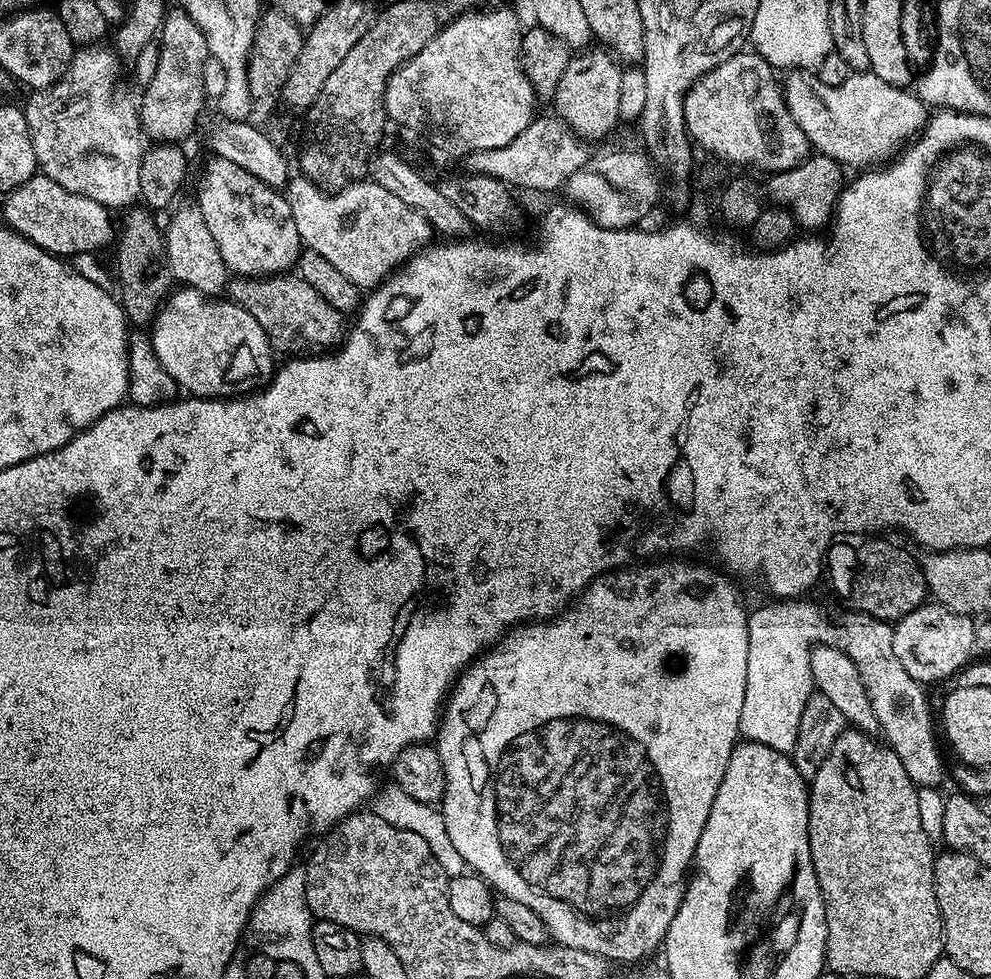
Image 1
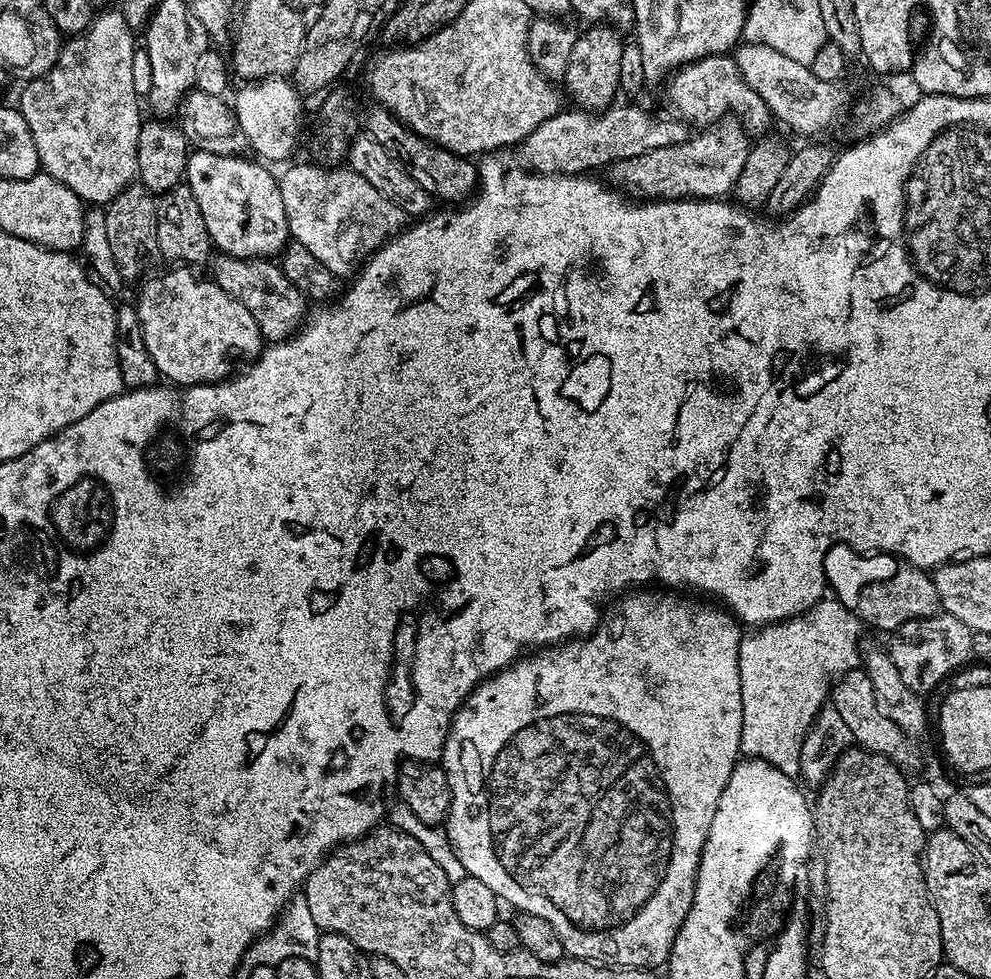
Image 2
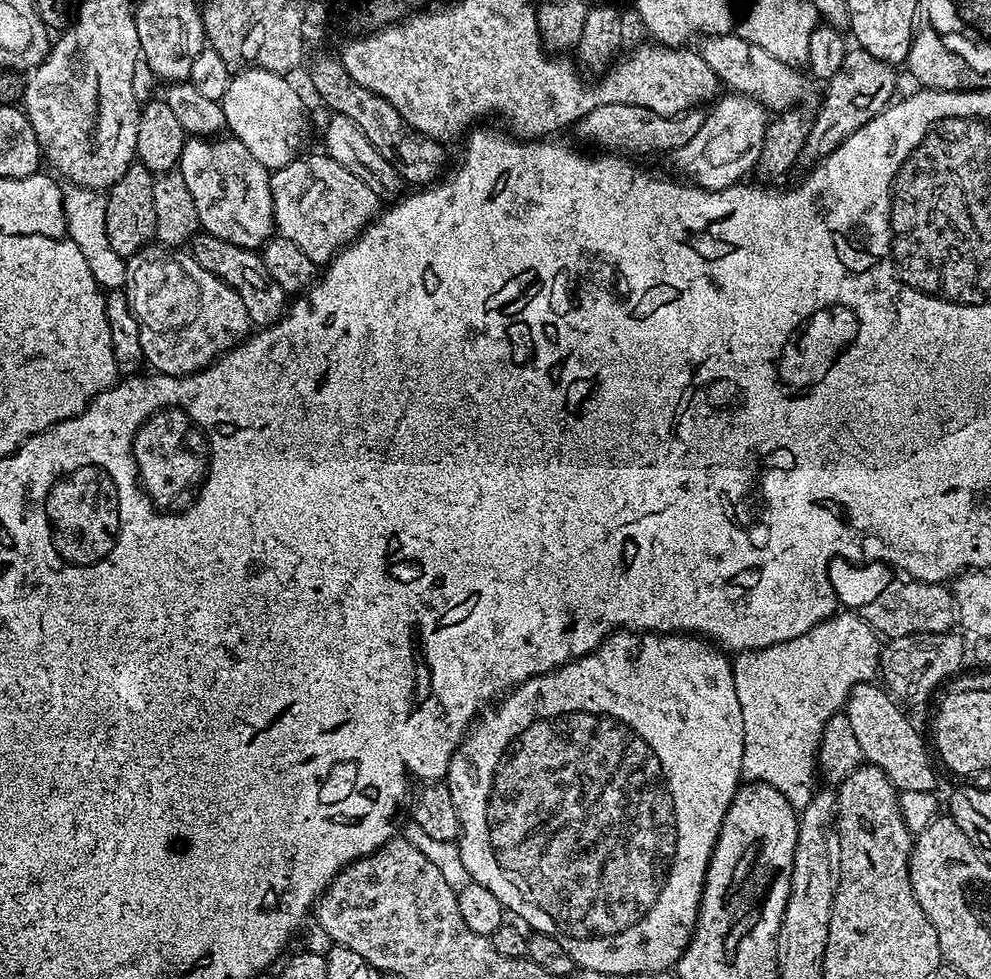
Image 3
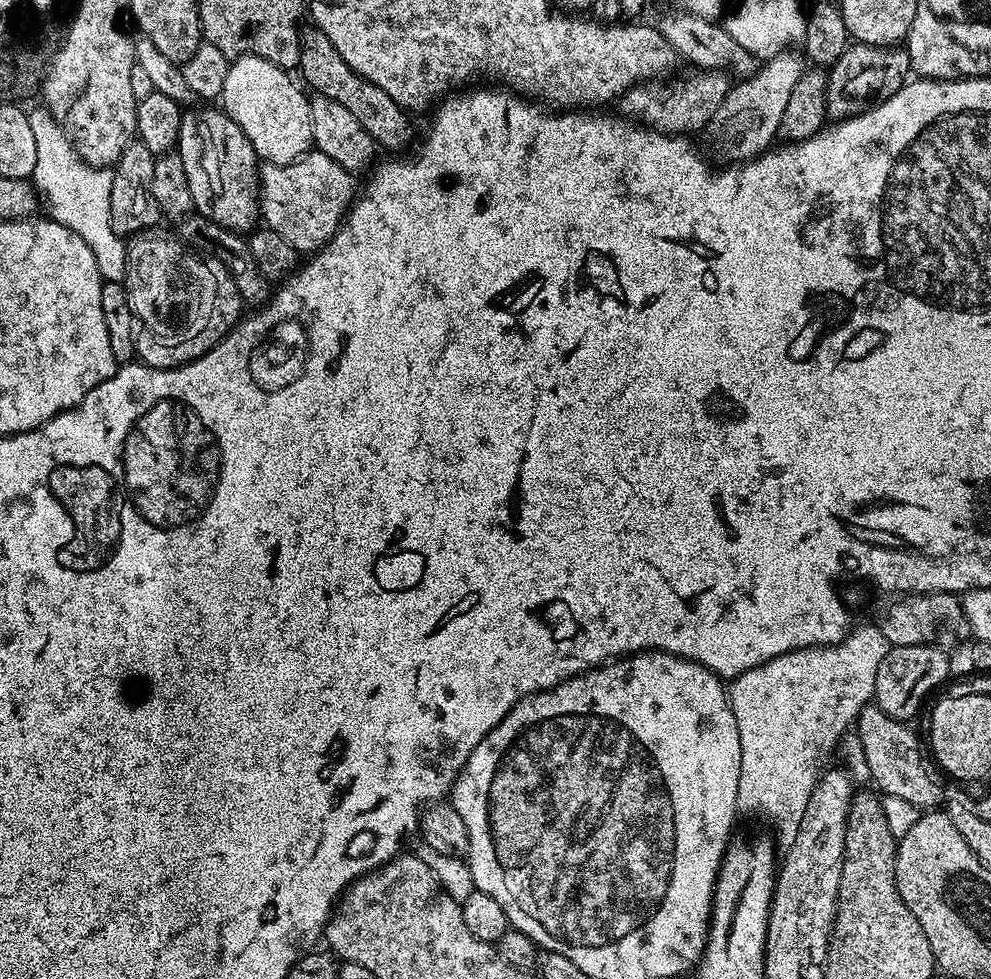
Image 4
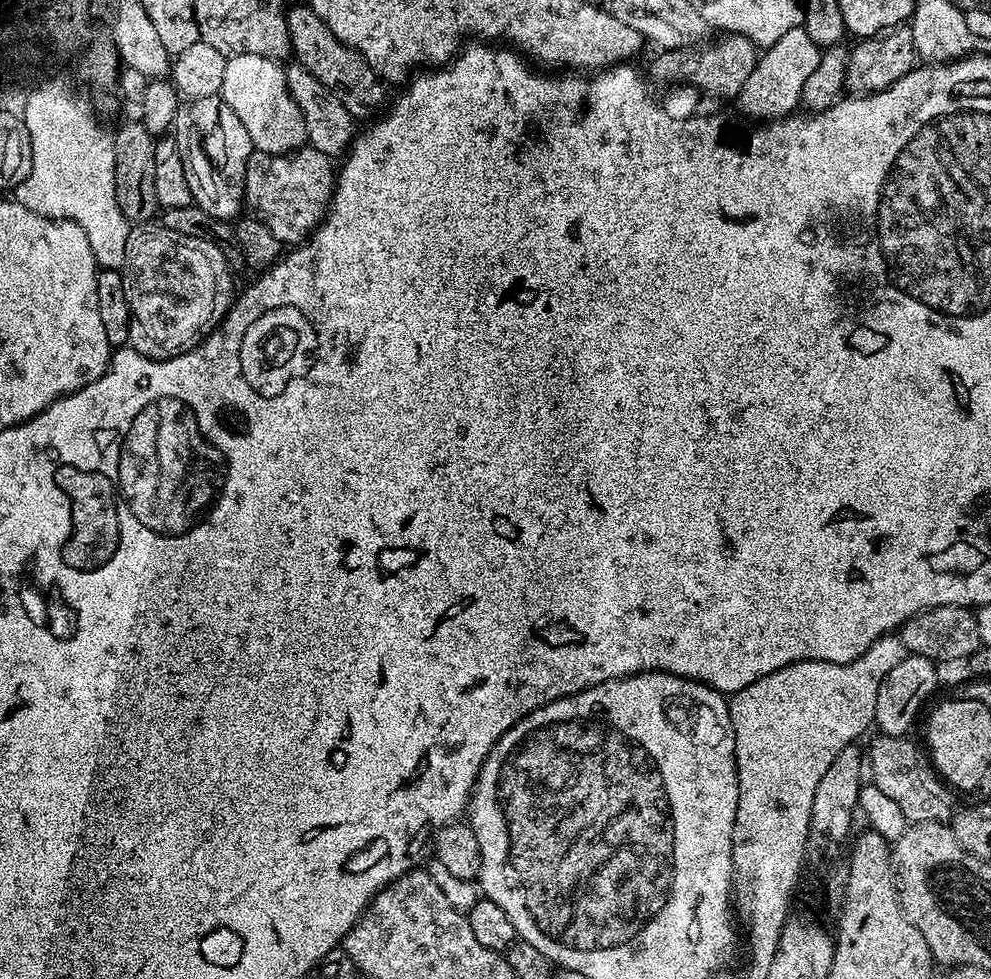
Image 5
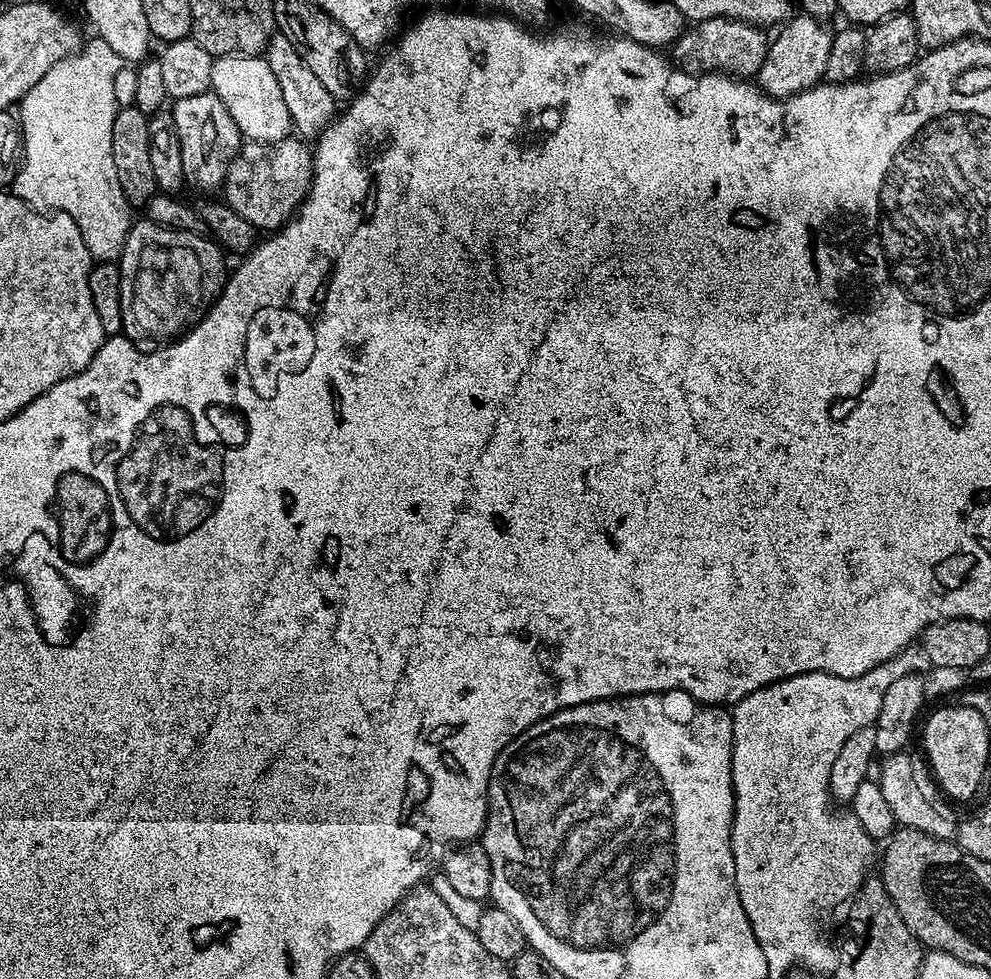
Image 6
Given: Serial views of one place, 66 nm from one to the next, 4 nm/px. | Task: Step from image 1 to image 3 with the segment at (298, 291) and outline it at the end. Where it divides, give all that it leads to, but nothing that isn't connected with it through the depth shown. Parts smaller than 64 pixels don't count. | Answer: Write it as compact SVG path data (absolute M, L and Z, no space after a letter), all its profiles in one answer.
M203 230L196 233L190 241L191 259L198 262L210 274L222 278L226 286L230 286L242 298L242 306L246 306L249 321L256 326L275 324L286 311L286 294L274 278L270 278L270 270L266 270L264 257L259 251L251 248L239 248L234 242L222 242L222 238L214 238Z

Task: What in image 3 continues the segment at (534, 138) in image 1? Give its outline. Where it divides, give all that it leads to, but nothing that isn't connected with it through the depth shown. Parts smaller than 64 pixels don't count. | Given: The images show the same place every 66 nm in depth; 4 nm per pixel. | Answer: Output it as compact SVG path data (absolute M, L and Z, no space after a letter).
M611 104L598 106L590 110L574 125L574 131L584 140L597 144L597 149L611 150L616 154L633 154L632 152L664 152L671 154L678 146L686 146L694 134L702 127L705 113L699 107L689 108L676 116L654 114L646 106L637 104Z

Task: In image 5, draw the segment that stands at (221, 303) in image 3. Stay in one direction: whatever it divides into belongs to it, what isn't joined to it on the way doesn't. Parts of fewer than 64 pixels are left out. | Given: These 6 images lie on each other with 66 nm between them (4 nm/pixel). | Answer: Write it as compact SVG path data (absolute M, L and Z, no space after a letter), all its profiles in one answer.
M159 222L137 223L129 227L122 271L124 293L134 325L128 329L128 339L134 351L148 360L169 360L197 348L223 322L234 299L232 276L228 273L224 252L225 249L211 238L178 234L175 230L166 230L166 226Z

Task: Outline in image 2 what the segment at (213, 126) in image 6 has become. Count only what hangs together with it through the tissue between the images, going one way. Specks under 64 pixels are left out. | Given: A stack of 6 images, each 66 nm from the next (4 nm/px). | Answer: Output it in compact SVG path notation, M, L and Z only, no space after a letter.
M193 151L188 157L186 182L194 198L198 198L198 210L202 210L213 245L223 255L243 260L276 258L290 239L280 182L274 172L272 176L268 169L271 167L248 159L247 155L223 156Z

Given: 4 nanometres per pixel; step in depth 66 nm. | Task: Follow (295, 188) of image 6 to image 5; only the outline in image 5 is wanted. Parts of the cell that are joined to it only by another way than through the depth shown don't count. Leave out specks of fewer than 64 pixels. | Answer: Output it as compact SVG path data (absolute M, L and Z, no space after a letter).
M311 146L298 148L287 156L271 156L269 152L253 151L244 175L244 202L247 211L252 211L249 213L262 221L266 230L270 230L270 234L274 234L274 238L278 238L281 245L299 245L330 211L334 191L334 164L332 168L331 162L333 161L327 155Z

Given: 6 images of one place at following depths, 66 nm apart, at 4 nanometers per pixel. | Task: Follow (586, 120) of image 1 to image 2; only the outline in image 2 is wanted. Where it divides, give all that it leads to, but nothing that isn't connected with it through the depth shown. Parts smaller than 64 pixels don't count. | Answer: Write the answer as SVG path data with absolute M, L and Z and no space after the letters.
M592 24L587 28L576 37L562 84L577 107L601 112L615 101L614 96L619 93L620 61L625 43L620 40L619 31L611 25Z

